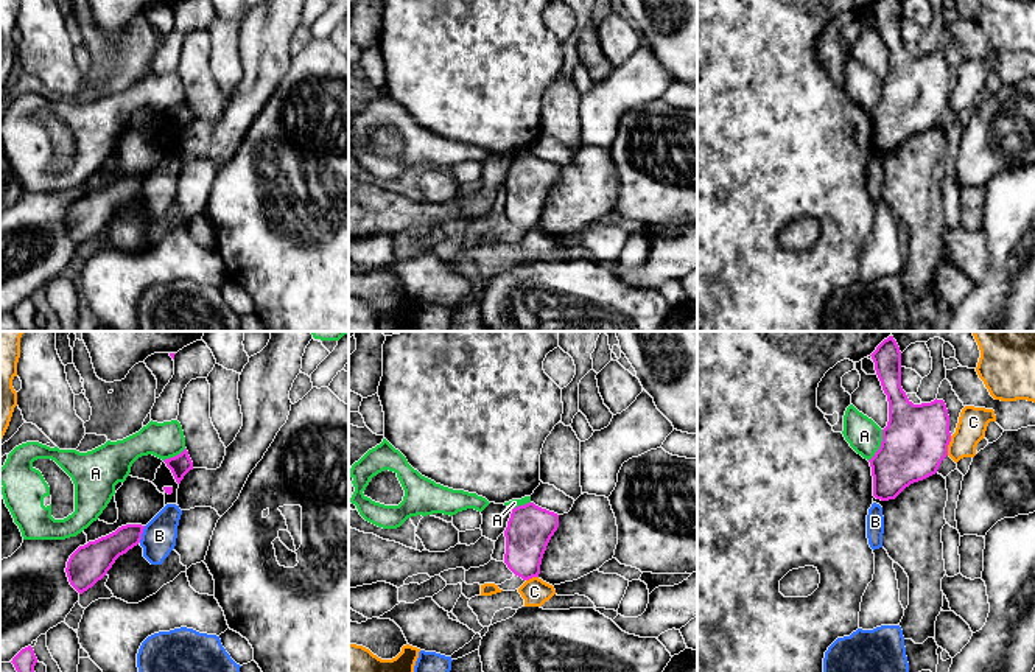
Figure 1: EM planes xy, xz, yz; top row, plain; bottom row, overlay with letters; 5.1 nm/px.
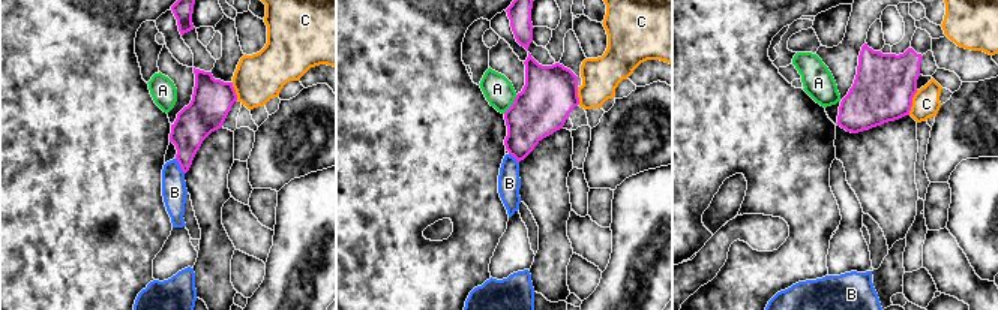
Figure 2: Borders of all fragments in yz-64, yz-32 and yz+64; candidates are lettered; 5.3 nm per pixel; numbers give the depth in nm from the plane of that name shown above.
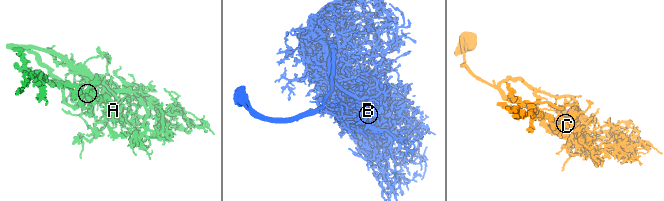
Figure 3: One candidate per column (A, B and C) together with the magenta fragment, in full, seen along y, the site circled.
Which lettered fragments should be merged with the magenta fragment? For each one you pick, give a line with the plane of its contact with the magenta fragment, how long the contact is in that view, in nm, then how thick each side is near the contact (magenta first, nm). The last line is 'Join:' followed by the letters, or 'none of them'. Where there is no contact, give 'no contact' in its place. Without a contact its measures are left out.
Join: none of them

